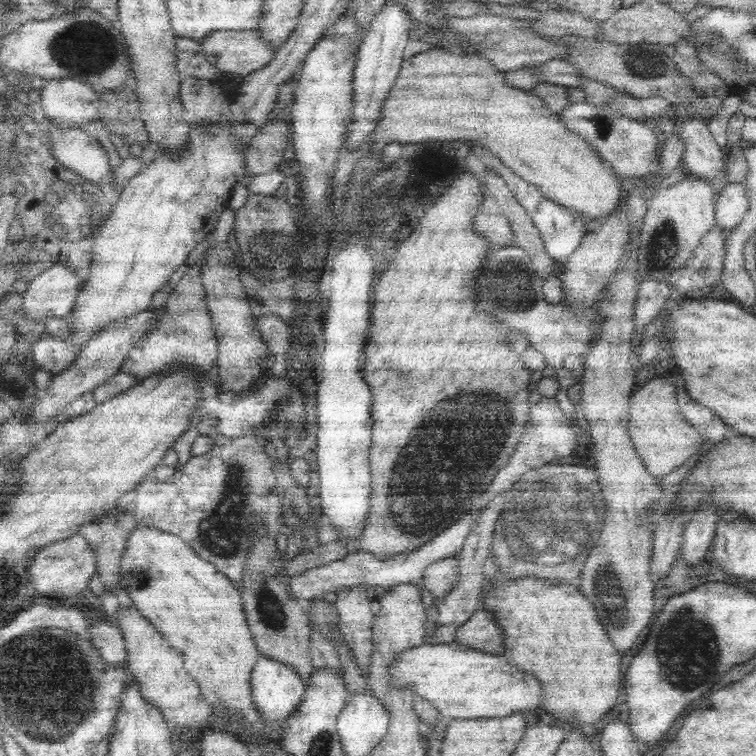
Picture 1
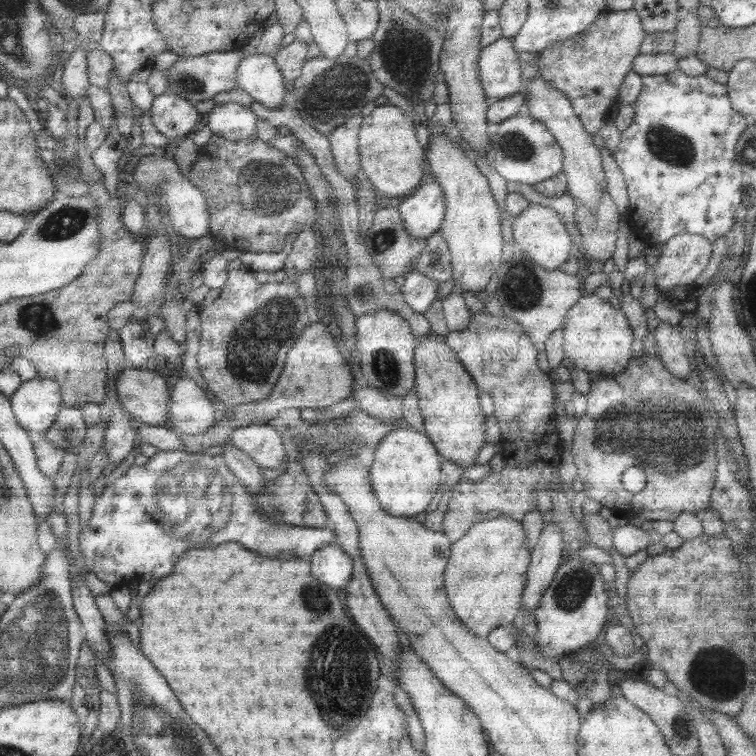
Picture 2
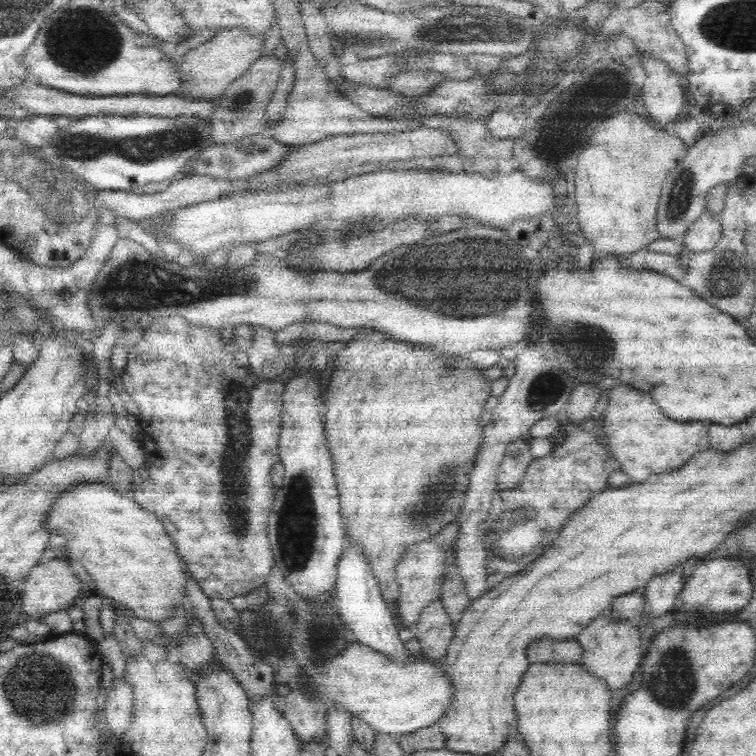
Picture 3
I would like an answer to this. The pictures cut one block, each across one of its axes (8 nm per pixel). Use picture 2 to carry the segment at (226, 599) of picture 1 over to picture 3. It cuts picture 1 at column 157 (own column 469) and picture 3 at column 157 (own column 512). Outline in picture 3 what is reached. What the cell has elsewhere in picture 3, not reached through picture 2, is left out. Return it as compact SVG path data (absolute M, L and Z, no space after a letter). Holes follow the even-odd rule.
M76 484L56 498L46 524L52 534L66 540L66 560L90 574L98 596L104 596L106 602L120 604L158 626L180 616L188 606L184 588L190 568L162 522L140 508L134 498L122 498L108 484Z

